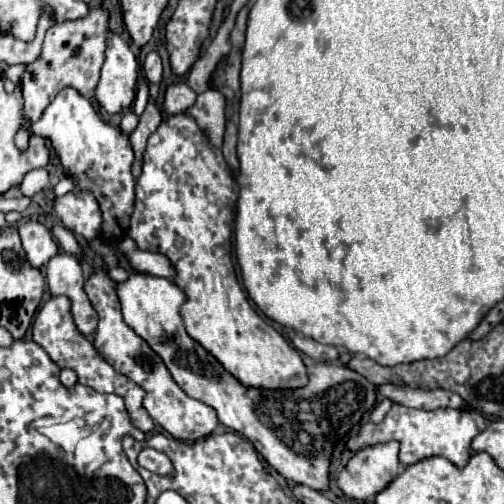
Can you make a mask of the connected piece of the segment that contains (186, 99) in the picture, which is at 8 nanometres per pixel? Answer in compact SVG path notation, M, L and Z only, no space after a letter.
M177 82L167 86L165 96L163 96L163 112L173 116L173 114L181 114L187 108L191 108L197 100L197 94L185 84L185 82Z

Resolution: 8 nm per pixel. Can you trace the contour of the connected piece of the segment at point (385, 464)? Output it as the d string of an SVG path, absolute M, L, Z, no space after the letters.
M389 440L355 452L341 470L337 484L345 496L365 500L383 490L401 472L403 466L399 462L399 442Z

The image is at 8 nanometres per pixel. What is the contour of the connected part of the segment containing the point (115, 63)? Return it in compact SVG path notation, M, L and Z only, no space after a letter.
M107 32L107 52L105 64L101 68L101 80L95 88L97 102L109 112L117 114L125 108L131 108L135 100L137 84L137 60L129 44L121 34Z

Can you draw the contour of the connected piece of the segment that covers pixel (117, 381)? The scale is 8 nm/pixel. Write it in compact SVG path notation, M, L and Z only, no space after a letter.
M57 296L57 298L51 298L35 316L35 322L33 322L33 340L49 354L49 358L59 366L59 368L71 368L77 372L79 376L79 384L83 386L89 386L93 388L95 392L113 392L117 396L121 396L125 400L125 406L127 406L127 412L131 416L131 422L133 426L137 426L141 432L149 434L153 432L153 420L151 416L147 414L147 410L143 408L143 396L145 392L133 382L129 380L127 376L115 372L99 354L97 350L93 348L93 344L79 334L79 330L75 328L75 322L73 322L73 316L69 312L71 304L65 296Z

